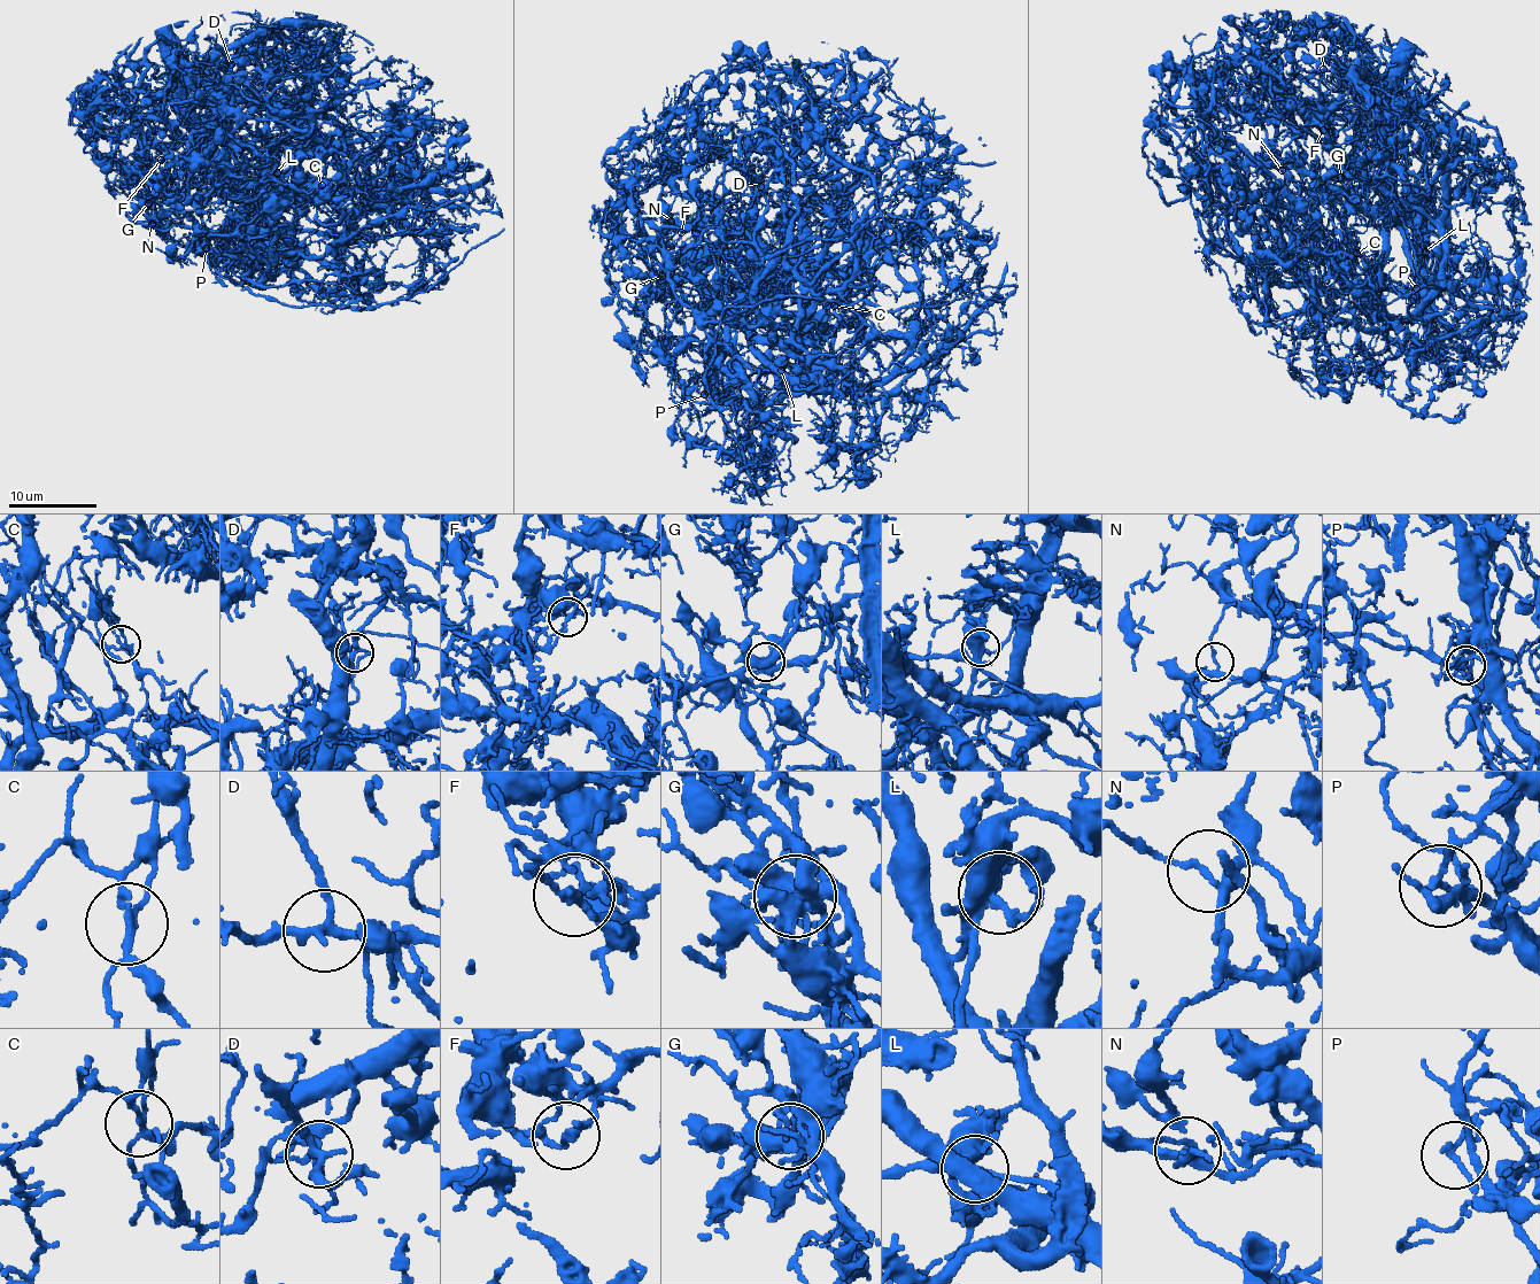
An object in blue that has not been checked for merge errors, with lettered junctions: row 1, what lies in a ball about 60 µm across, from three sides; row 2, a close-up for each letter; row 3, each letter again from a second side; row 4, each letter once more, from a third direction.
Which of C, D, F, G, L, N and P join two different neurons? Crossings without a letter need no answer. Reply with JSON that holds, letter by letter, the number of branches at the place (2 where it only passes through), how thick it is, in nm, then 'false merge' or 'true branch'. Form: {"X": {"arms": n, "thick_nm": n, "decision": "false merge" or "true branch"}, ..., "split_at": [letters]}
{"C": {"arms": 5, "thick_nm": 150, "decision": "false merge"}, "D": {"arms": 4, "thick_nm": 240, "decision": "false merge"}, "F": {"arms": 2, "thick_nm": 170, "decision": "false merge"}, "G": {"arms": 7, "thick_nm": 400, "decision": "false merge"}, "L": {"arms": 5, "thick_nm": 360, "decision": "true branch"}, "N": {"arms": 3, "thick_nm": 170, "decision": "true branch"}, "P": {"arms": 3, "thick_nm": 120, "decision": "false merge"}, "split_at": ["C", "D", "F", "G", "P"]}

